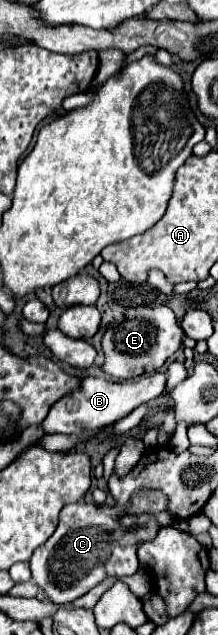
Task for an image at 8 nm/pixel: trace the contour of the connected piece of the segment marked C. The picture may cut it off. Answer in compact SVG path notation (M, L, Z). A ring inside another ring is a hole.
M138 490L132 496L132 504L128 510L124 508L104 508L90 502L76 502L70 506L64 506L60 512L58 528L50 536L48 542L44 542L30 558L30 570L32 580L44 590L44 594L54 604L66 604L94 586L98 586L106 576L132 576L138 570L138 558L136 558L136 544L142 540L150 540L156 536L158 526L154 522L140 526L138 532L128 532L118 524L118 518L124 514L140 514L140 512L160 512L166 510L166 496L160 490Z

